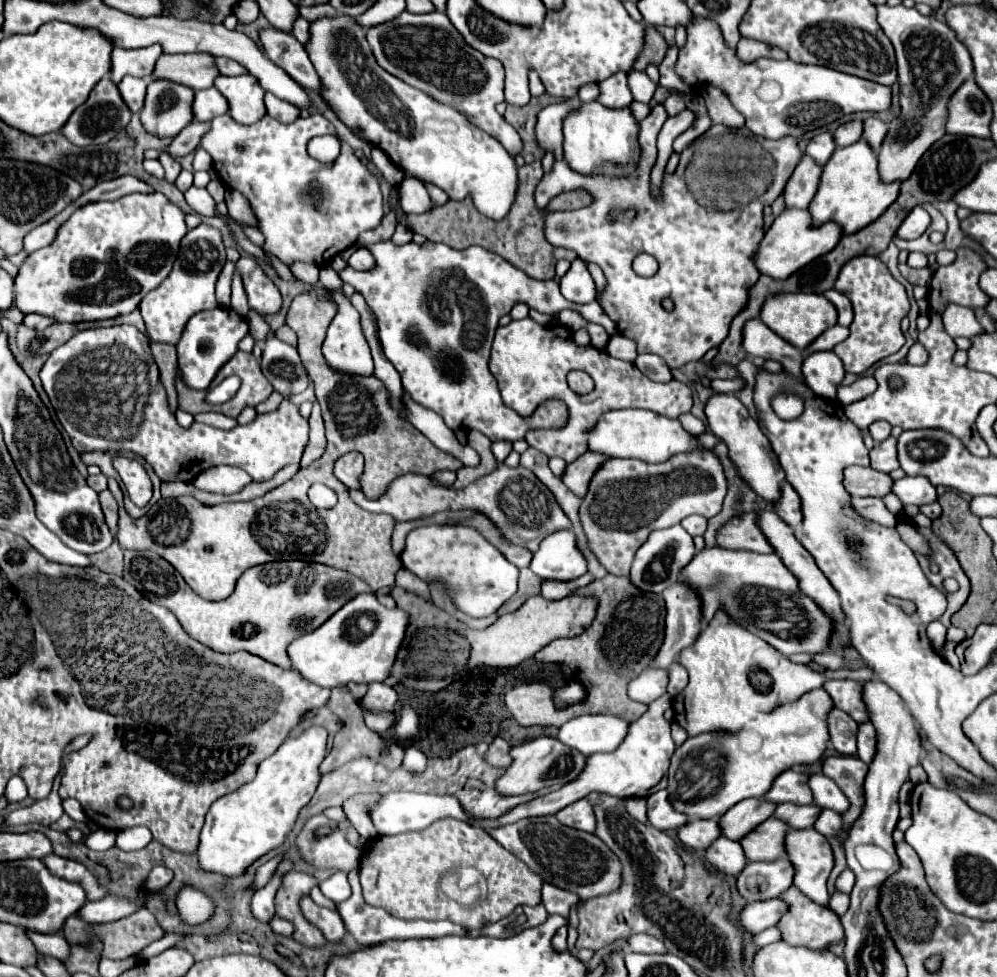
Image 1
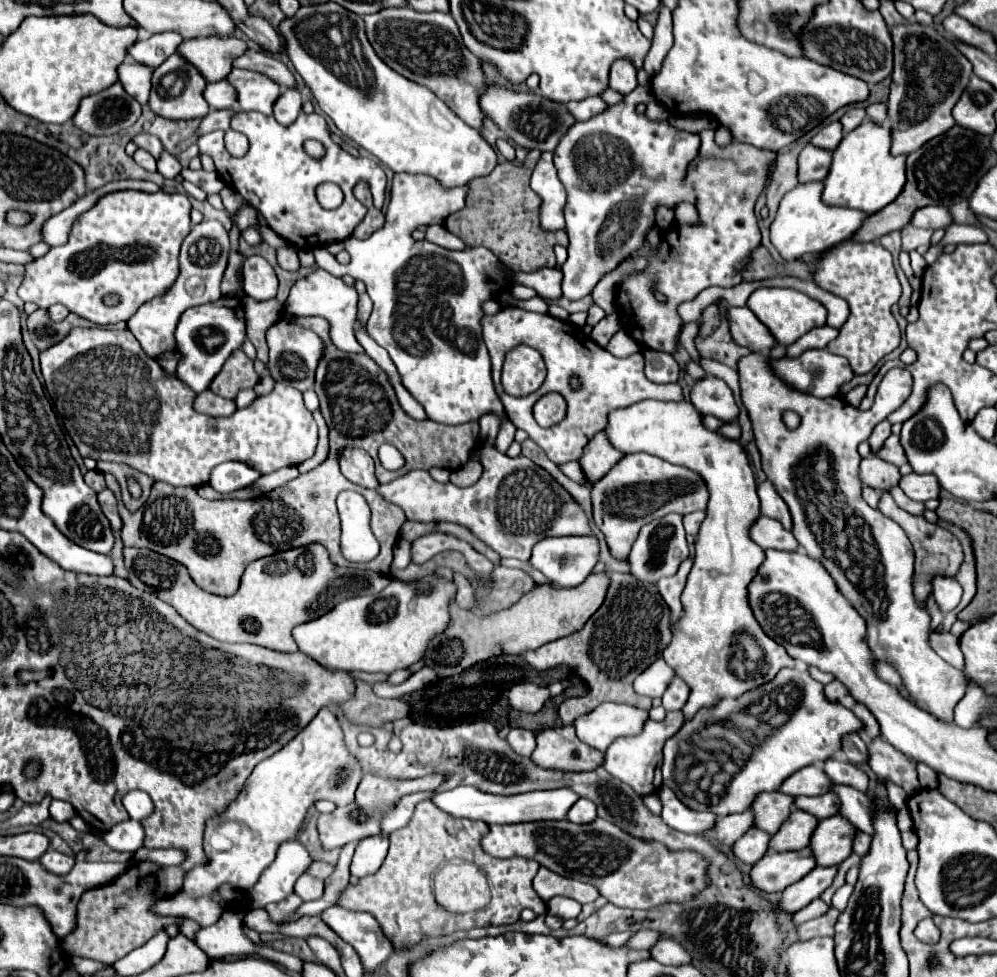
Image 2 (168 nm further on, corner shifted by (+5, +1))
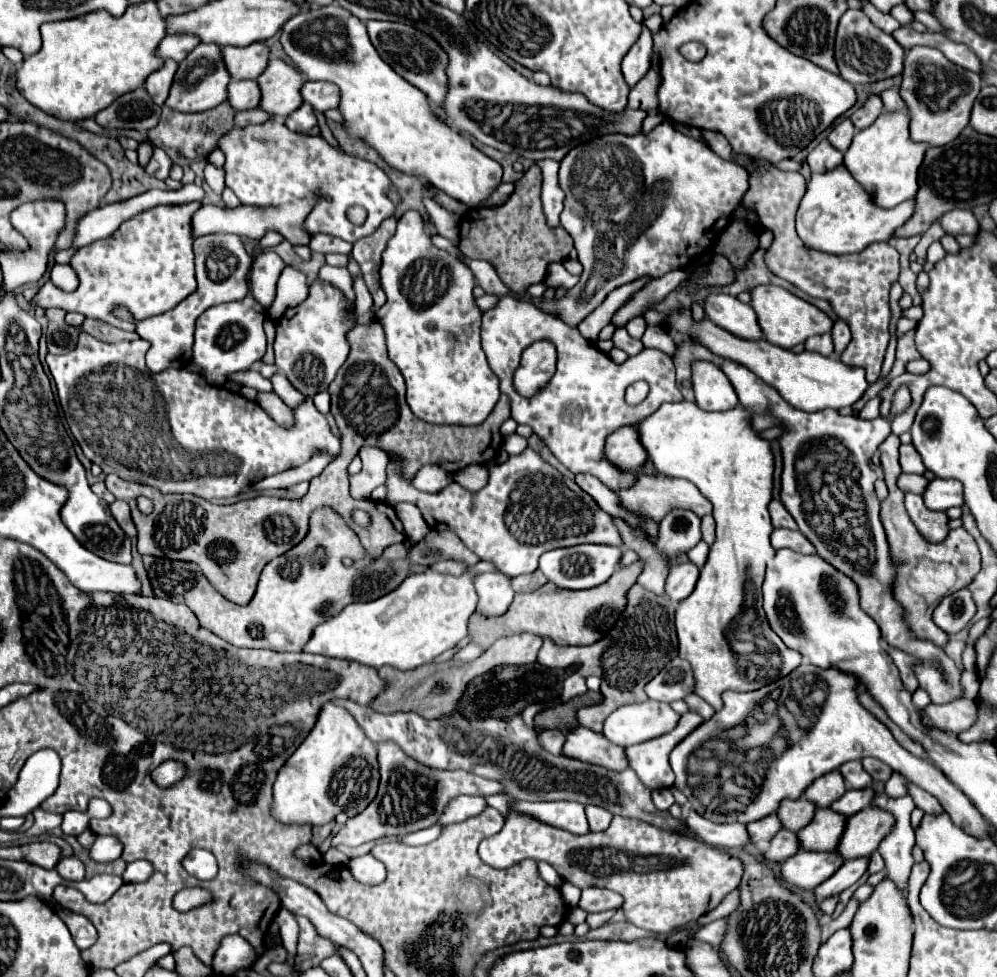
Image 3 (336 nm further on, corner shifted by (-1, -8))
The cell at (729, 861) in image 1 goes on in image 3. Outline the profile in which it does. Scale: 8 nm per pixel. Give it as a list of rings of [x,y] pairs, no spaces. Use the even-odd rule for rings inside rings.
[[[782,829],[770,841],[770,849],[764,853],[764,857],[770,859],[770,861],[786,861],[788,857],[792,857],[798,851],[800,851],[798,835],[794,831],[790,831],[790,829]]]

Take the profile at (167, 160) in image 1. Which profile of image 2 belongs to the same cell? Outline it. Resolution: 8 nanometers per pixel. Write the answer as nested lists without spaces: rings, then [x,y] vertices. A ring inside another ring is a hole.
[[[138,134],[134,136],[134,144],[138,144],[138,148],[150,152],[156,160],[162,156],[164,148],[162,148],[162,142],[156,138],[156,136],[150,136],[150,134]]]

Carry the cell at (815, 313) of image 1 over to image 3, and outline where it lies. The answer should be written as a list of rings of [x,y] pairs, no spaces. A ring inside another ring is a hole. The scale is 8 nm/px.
[[[758,285],[750,291],[750,305],[758,315],[758,325],[764,333],[764,339],[780,345],[784,349],[792,349],[798,343],[804,343],[810,335],[822,335],[828,333],[832,329],[832,319],[822,313],[818,307],[810,305],[808,301],[792,295],[790,291],[782,289],[782,287],[774,287],[774,285]]]

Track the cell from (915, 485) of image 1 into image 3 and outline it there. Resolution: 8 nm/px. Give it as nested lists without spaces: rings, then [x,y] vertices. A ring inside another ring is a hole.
[[[934,479],[922,497],[932,511],[946,511],[950,507],[962,507],[964,503],[962,485],[956,479]]]

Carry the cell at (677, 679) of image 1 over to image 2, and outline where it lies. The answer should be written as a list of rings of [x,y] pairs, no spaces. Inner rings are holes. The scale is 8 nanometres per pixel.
[[[678,676],[672,678],[670,686],[666,688],[664,696],[662,696],[662,706],[666,712],[674,712],[674,710],[682,710],[682,706],[686,704],[688,700],[688,688],[686,688],[686,682]]]

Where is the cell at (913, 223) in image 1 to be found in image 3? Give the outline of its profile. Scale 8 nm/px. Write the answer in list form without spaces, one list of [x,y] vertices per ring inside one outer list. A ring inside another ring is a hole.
[[[956,209],[946,213],[944,217],[940,217],[940,225],[944,227],[946,233],[950,235],[958,235],[958,233],[968,233],[968,235],[976,235],[980,231],[980,223],[974,217],[972,211],[968,209]]]

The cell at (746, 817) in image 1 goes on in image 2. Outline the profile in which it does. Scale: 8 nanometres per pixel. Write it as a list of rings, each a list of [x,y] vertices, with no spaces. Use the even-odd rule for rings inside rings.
[[[762,792],[754,798],[750,810],[754,816],[754,828],[774,834],[786,816],[792,812],[792,796],[780,792]]]

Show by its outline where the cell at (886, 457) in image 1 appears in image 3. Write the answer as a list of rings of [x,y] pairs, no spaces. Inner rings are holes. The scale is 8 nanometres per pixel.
[[[900,445],[900,465],[904,473],[918,473],[922,475],[926,471],[922,457],[918,455],[918,451],[912,445]]]

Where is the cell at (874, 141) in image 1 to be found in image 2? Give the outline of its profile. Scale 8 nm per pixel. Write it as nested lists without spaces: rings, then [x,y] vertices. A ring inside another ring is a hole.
[[[870,104],[866,108],[866,114],[874,124],[884,124],[884,120],[886,120],[886,104]]]

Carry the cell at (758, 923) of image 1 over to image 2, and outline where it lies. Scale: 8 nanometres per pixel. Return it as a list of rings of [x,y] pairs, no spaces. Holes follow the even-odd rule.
[[[816,866],[802,880],[798,880],[790,888],[782,890],[778,908],[786,914],[794,914],[794,912],[802,910],[806,904],[810,904],[814,898],[818,898],[832,884],[836,870],[838,870],[838,866],[834,866],[834,868]]]

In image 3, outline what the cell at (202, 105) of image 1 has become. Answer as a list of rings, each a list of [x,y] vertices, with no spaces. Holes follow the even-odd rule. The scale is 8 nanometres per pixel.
[[[254,79],[232,81],[228,85],[228,101],[238,111],[256,109],[260,105],[260,99],[262,99],[262,91],[258,87],[258,81]]]

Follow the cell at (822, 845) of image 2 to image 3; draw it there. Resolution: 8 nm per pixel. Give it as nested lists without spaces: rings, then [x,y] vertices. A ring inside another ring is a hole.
[[[878,807],[862,809],[860,813],[848,819],[846,831],[838,845],[838,853],[844,859],[868,857],[878,849],[880,841],[892,831],[892,825],[894,825],[892,813]]]

